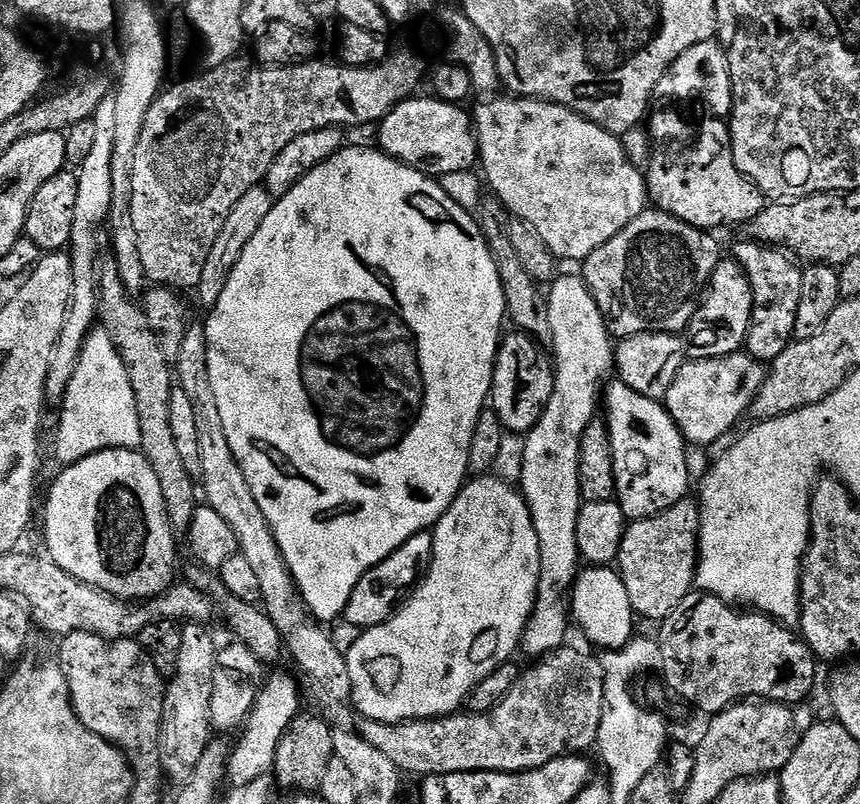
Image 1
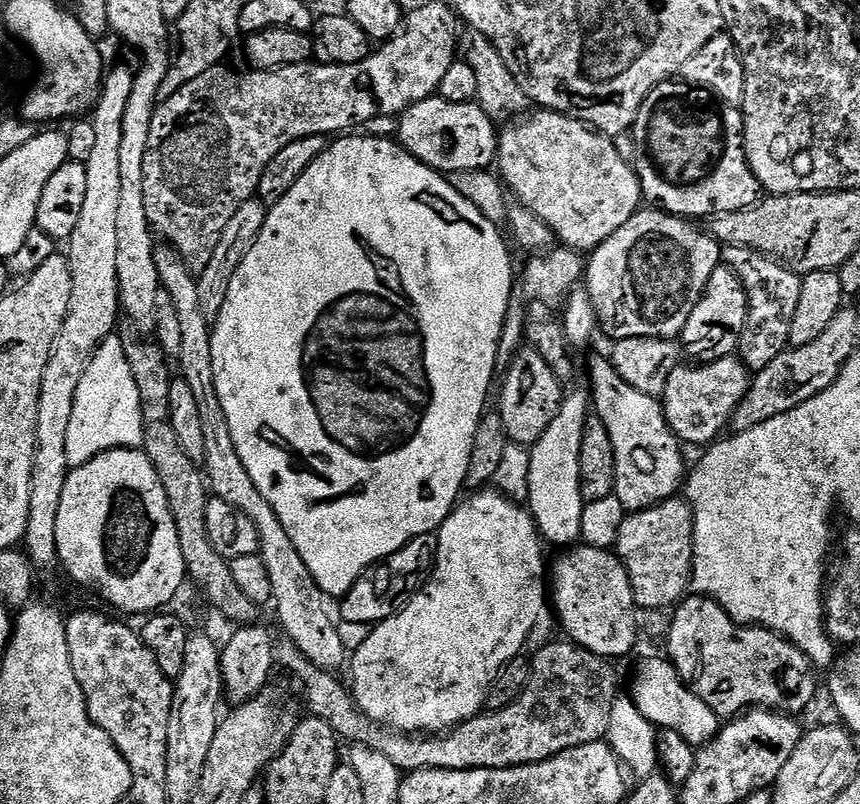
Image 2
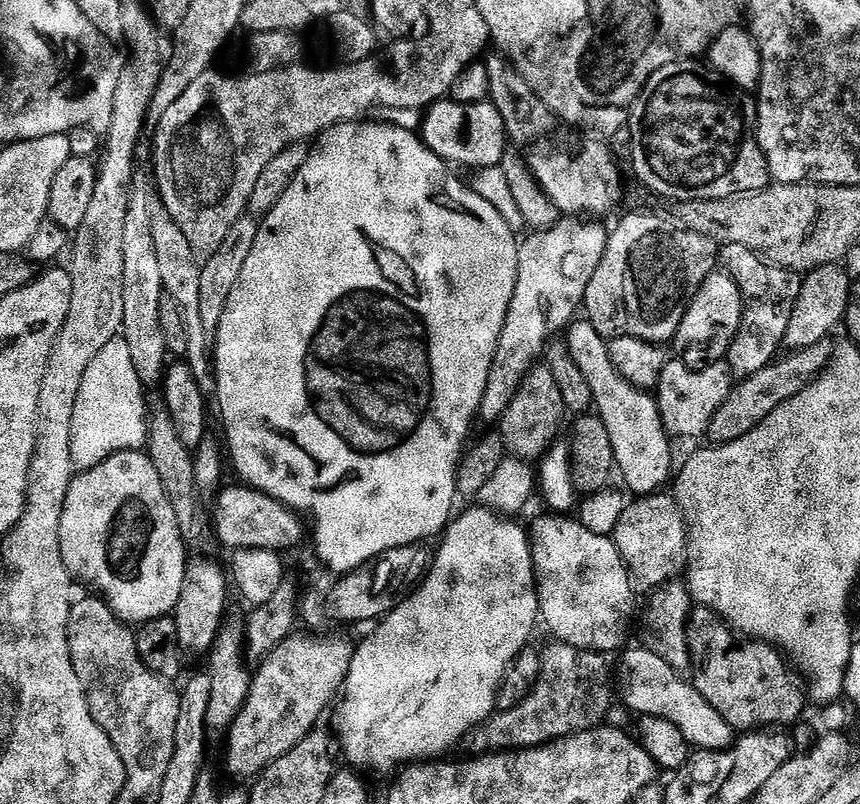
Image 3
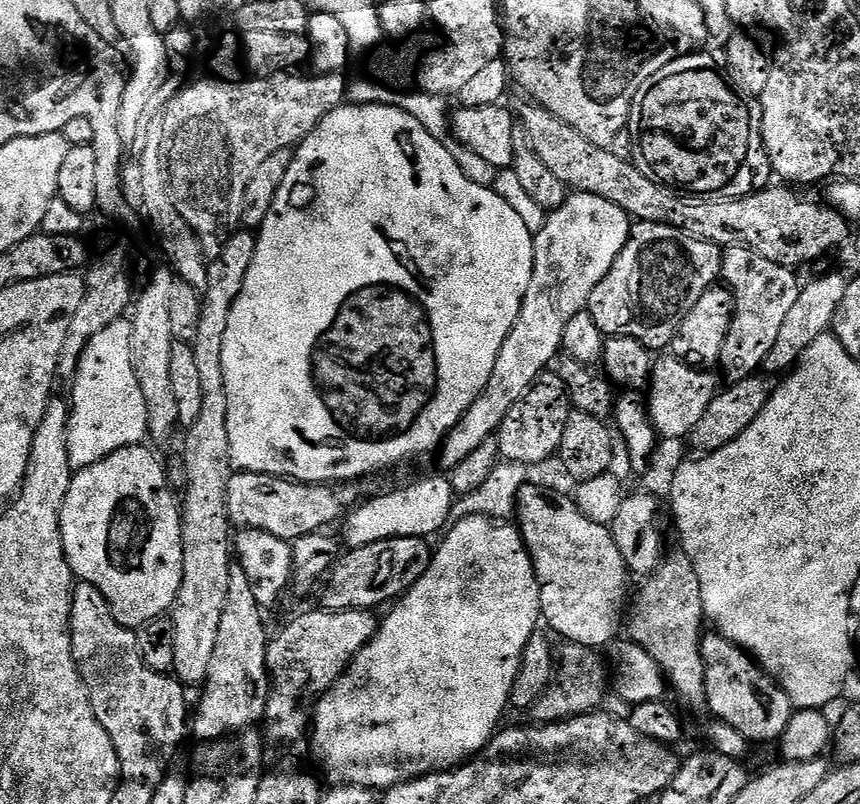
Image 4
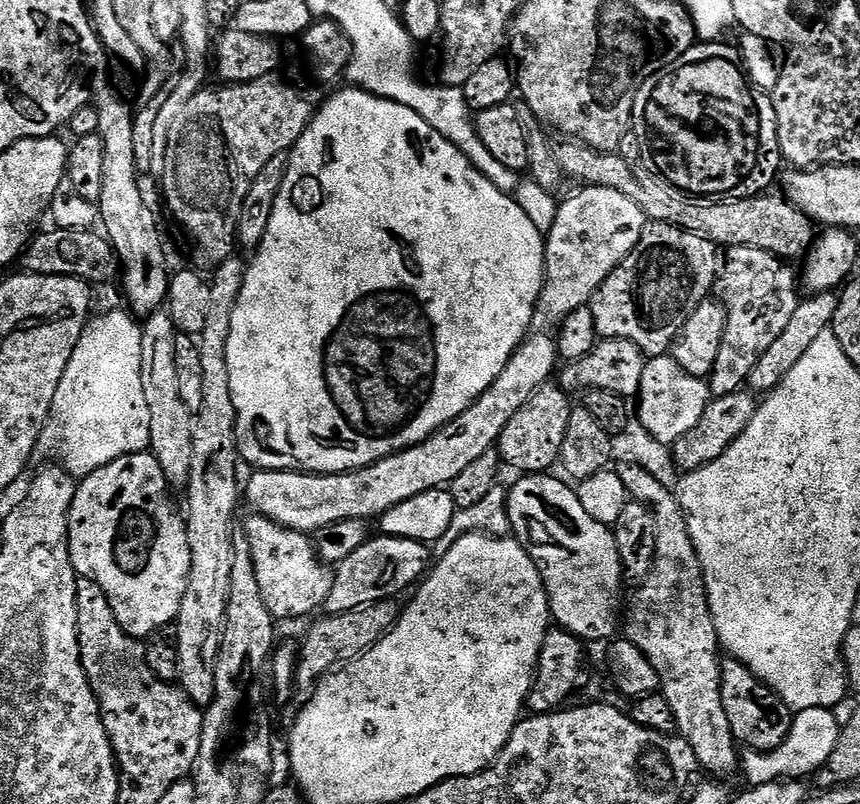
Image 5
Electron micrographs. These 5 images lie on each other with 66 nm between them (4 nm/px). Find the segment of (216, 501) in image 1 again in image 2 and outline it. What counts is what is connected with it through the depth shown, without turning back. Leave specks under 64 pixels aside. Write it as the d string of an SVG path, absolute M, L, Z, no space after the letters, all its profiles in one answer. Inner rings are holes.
M167 242L161 243L154 250L154 266L158 266L160 287L163 292L170 294L172 305L178 314L178 326L182 326L182 346L178 353L179 375L186 386L190 386L194 399L198 402L202 434L206 438L203 467L206 469L211 495L230 502L230 506L242 510L242 514L246 514L250 522L254 522L260 539L258 555L270 578L271 599L274 604L276 600L276 616L284 627L283 635L295 642L298 650L306 654L311 664L325 672L339 673L339 668L349 663L350 652L344 649L344 636L340 633L342 624L338 619L333 597L326 595L314 582L310 570L306 570L306 562L302 562L298 550L294 550L294 542L290 542L282 522L278 522L272 507L265 502L262 494L258 494L254 482L250 482L250 474L246 474L246 466L242 466L242 458L238 458L238 450L234 450L234 438L230 438L230 422L226 422L226 410L222 410L222 402L218 402L212 369L212 328L206 314L202 314L197 277L188 269L176 249Z

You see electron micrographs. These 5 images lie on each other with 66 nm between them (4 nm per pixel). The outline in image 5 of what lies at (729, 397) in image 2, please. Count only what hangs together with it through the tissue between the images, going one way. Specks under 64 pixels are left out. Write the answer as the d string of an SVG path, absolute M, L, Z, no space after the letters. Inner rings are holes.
M670 354L649 357L644 363L641 386L636 395L636 418L654 440L671 447L698 424L711 398L707 381L686 374Z

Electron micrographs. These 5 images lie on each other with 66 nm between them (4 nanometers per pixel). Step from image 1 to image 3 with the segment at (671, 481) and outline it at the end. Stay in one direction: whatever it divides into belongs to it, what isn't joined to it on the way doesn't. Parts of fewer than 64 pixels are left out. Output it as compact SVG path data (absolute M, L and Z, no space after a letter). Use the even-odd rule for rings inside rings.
M586 318L577 319L567 329L566 343L574 362L578 362L578 370L586 374L586 382L592 387L594 412L606 426L606 434L610 434L619 475L624 475L623 487L636 498L661 491L664 483L673 479L674 471L670 435L663 426L657 401L618 372L614 362L610 362L608 340Z

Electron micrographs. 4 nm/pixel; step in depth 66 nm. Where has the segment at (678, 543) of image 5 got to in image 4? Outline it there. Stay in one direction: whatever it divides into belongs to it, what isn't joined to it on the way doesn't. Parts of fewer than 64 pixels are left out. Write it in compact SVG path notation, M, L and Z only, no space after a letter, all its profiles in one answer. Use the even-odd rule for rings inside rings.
M682 550L669 551L661 559L655 572L643 581L644 589L636 596L636 601L631 601L630 611L626 616L626 632L632 643L642 646L654 662L658 662L665 681L680 695L684 704L692 708L703 709L706 704L708 691L706 690L706 670L704 669L704 654L702 641L706 635L706 617L702 606L702 586L698 586L698 574L694 570L694 562Z

